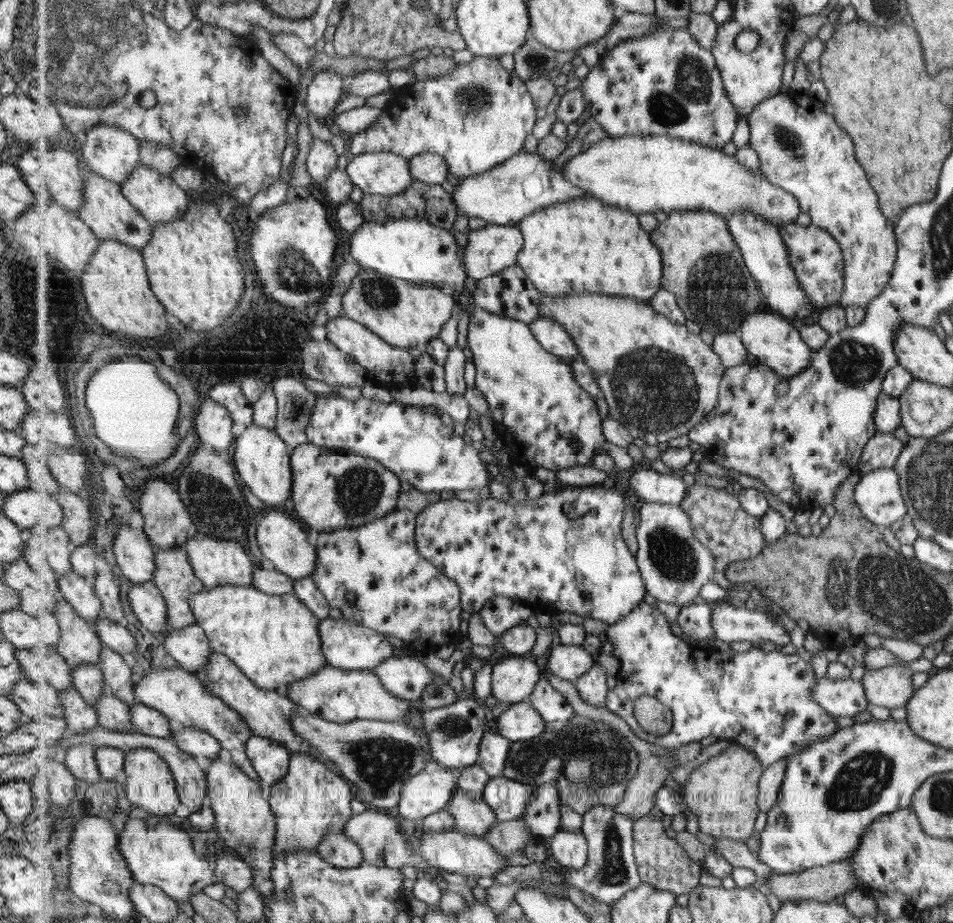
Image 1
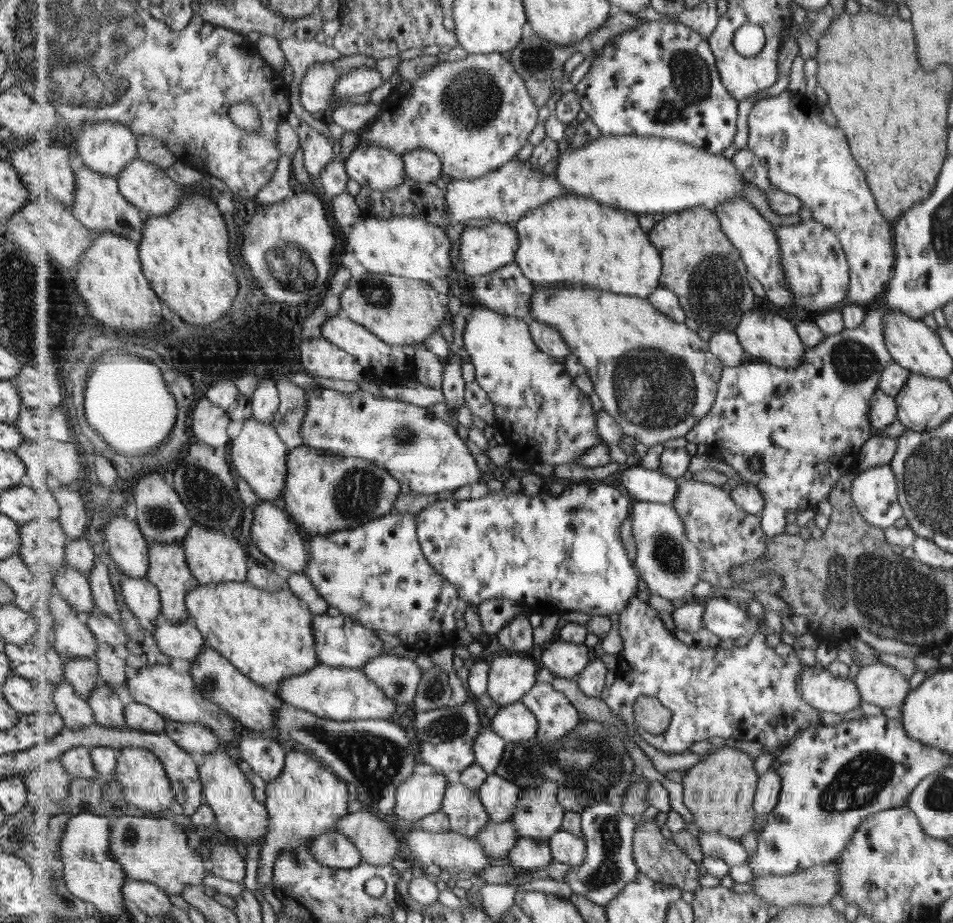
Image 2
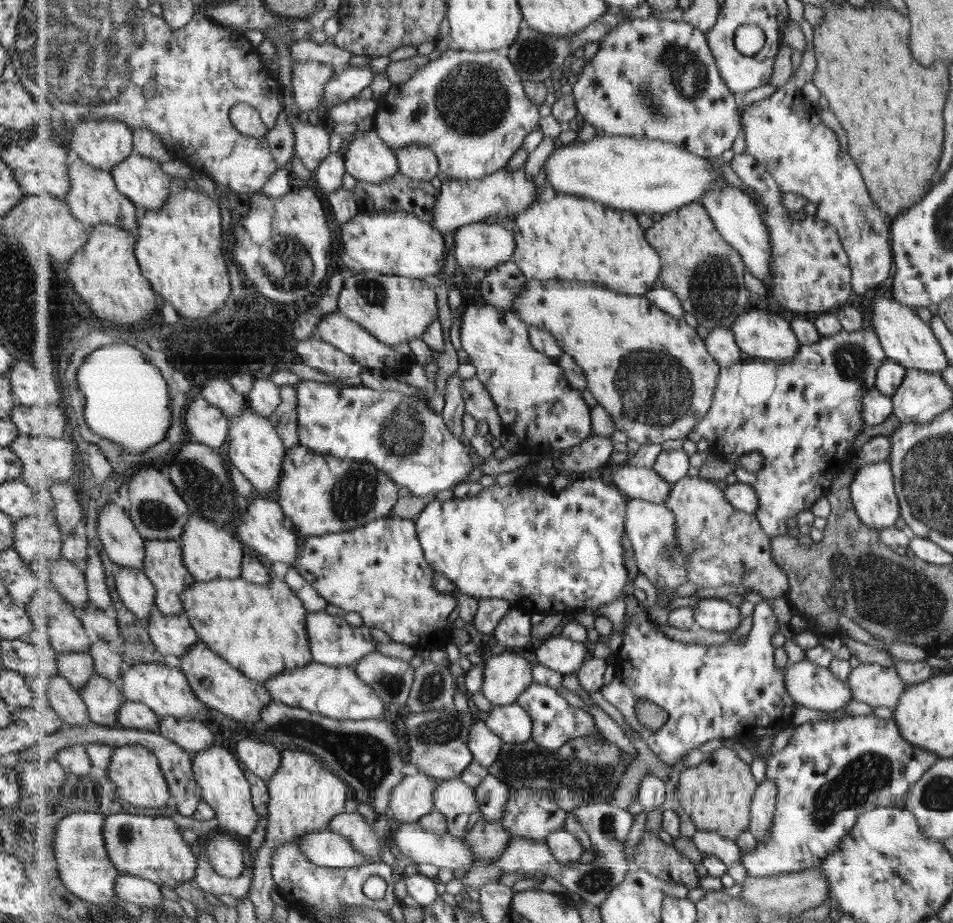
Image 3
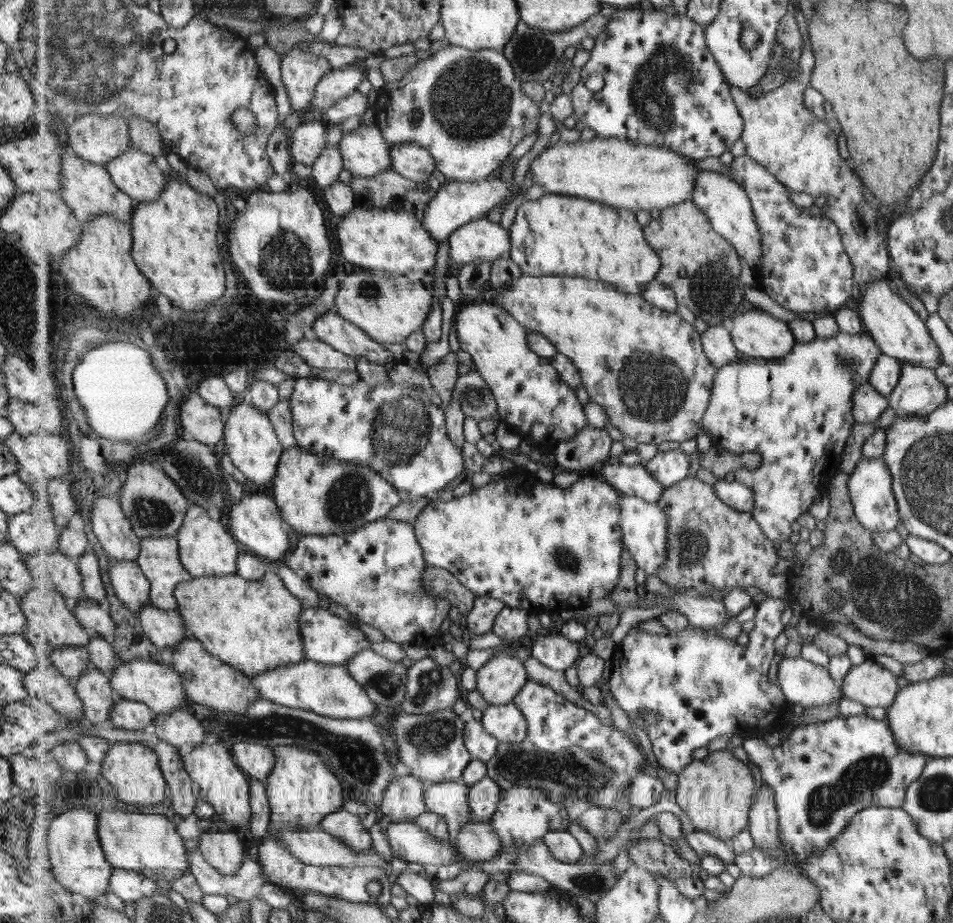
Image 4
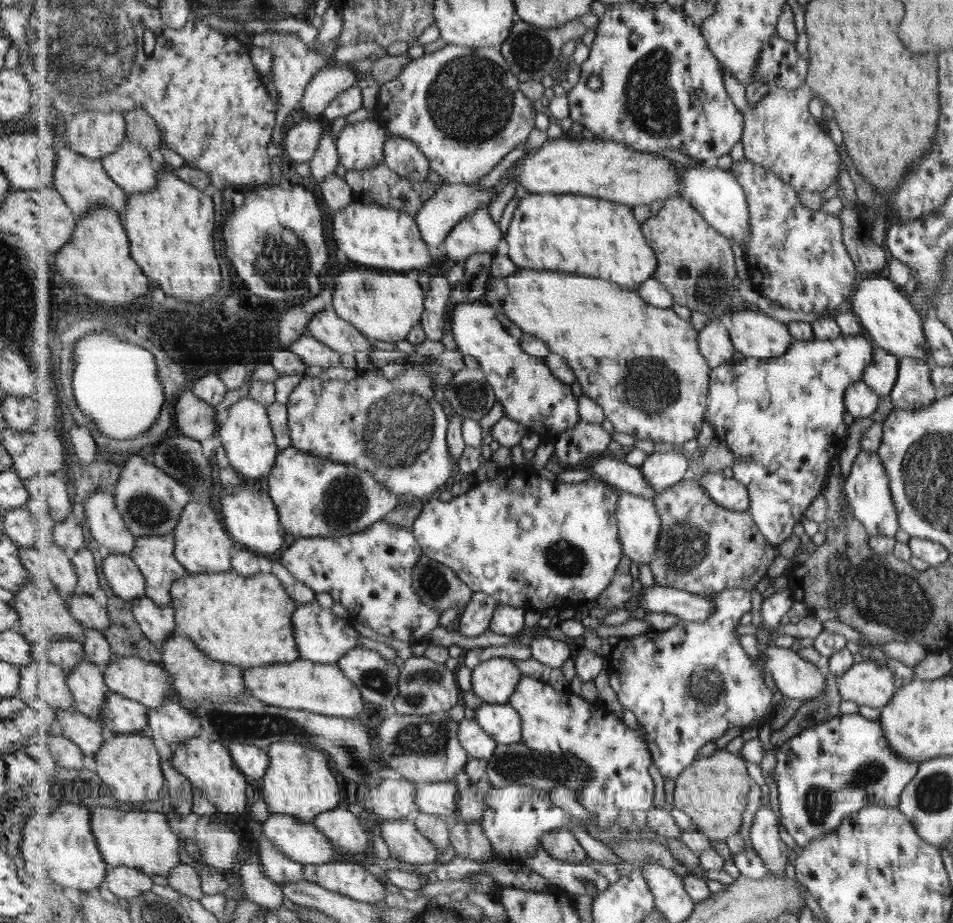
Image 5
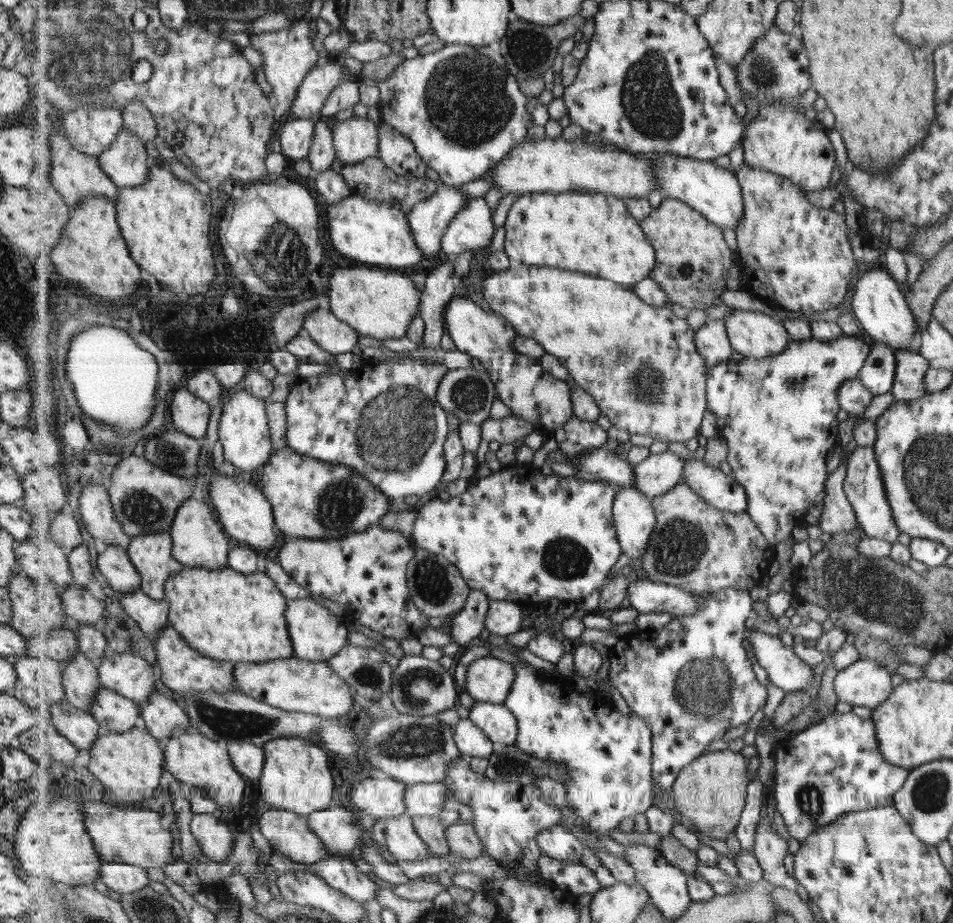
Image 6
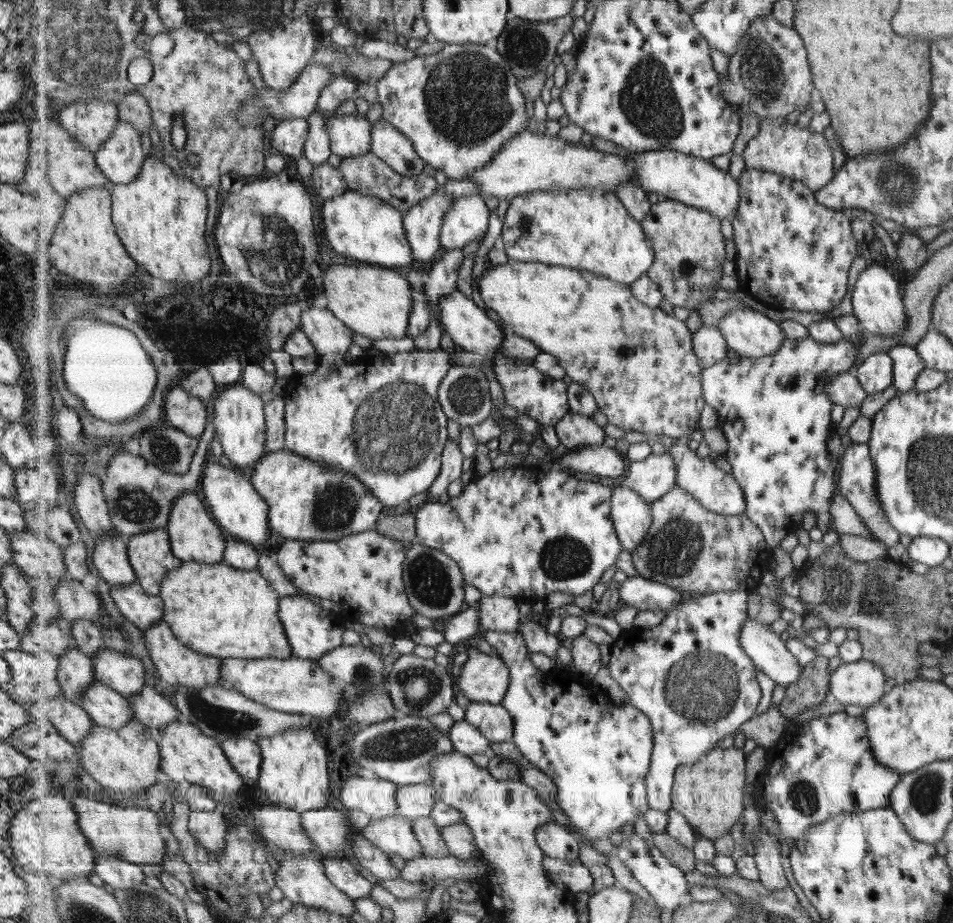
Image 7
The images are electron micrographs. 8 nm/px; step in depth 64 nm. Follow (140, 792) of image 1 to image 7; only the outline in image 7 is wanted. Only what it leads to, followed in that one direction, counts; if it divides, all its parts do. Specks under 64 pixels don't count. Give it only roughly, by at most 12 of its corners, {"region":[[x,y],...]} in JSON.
{"region":[[133,720],[96,724],[82,765],[111,799],[157,782],[156,734]]}

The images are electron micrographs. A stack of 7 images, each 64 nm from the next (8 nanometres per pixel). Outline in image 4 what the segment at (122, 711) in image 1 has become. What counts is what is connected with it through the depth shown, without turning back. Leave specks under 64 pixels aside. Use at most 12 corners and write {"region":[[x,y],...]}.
{"region":[[93,666],[77,682],[90,724],[111,721],[118,696]]}

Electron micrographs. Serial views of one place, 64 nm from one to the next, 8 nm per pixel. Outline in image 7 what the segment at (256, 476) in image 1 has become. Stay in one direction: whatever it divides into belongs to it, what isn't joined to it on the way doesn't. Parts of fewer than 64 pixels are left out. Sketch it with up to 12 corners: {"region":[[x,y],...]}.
{"region":[[241,380],[220,386],[224,454],[250,472],[268,452],[265,405]]}

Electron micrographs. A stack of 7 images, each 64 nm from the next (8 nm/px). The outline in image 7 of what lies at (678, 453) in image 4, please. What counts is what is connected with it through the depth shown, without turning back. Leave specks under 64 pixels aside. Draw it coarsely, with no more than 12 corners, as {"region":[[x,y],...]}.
{"region":[[669,452],[627,464],[622,482],[655,503],[677,486]]}

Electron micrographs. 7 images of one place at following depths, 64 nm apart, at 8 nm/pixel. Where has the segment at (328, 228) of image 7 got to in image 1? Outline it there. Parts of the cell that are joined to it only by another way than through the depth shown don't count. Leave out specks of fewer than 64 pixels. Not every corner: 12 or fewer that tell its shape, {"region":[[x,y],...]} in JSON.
{"region":[[413,219],[351,235],[364,270],[465,292],[452,231]]}

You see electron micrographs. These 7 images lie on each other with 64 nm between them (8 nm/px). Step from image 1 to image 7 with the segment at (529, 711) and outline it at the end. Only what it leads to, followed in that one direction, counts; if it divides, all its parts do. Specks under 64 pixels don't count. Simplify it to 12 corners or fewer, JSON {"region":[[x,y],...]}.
{"region":[[471,702],[465,720],[493,743],[513,742],[502,704]]}

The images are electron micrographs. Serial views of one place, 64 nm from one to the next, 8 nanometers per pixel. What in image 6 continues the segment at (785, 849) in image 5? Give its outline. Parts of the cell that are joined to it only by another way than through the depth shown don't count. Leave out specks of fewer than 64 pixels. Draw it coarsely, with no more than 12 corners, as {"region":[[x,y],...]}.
{"region":[[767,817],[755,830],[753,855],[764,879],[785,886],[789,846]]}

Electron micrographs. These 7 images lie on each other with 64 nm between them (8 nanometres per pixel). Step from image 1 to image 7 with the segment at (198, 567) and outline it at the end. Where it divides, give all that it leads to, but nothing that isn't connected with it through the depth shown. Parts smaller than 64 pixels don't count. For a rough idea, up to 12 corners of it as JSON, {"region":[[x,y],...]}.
{"region":[[195,492],[175,499],[167,529],[183,562],[224,562],[230,537]]}

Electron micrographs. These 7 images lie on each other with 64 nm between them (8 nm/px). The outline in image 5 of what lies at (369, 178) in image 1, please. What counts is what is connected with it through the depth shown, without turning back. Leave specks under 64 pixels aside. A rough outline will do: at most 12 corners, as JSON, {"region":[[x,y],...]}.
{"region":[[367,118],[335,138],[340,164],[385,163],[386,128]]}

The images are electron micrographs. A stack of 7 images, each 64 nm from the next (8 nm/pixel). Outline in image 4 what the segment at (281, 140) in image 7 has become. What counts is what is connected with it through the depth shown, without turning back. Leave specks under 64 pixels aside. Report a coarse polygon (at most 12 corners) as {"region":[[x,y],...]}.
{"region":[[325,120],[289,138],[292,161],[312,167],[327,144]]}

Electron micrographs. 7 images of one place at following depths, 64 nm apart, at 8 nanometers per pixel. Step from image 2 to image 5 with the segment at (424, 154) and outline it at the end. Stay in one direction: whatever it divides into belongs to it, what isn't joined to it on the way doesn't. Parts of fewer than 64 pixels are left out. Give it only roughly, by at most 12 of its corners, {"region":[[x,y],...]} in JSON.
{"region":[[386,128],[387,166],[408,179],[427,180],[432,168],[412,140]]}

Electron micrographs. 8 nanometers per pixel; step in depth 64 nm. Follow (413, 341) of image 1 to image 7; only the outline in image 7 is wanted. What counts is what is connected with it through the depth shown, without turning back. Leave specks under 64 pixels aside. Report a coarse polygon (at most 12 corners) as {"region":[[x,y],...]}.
{"region":[[367,263],[325,272],[327,308],[372,340],[409,336],[414,291]]}

